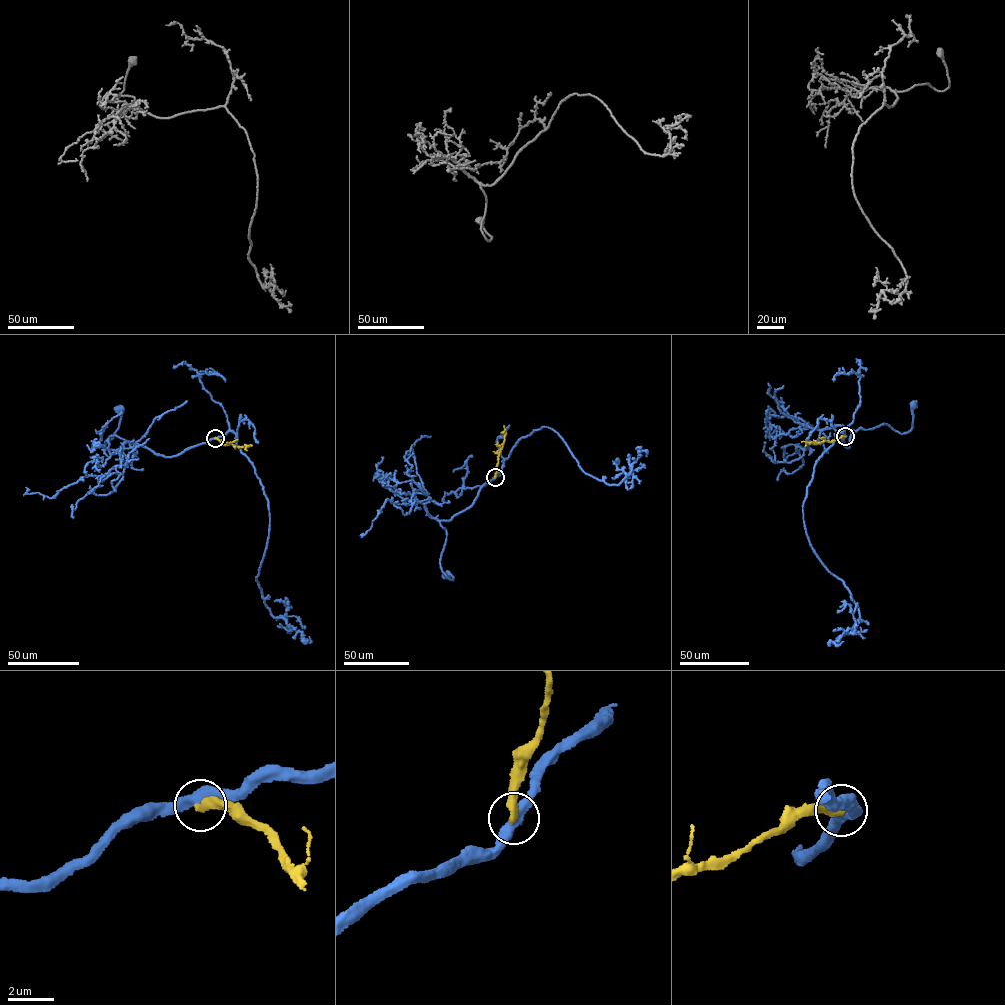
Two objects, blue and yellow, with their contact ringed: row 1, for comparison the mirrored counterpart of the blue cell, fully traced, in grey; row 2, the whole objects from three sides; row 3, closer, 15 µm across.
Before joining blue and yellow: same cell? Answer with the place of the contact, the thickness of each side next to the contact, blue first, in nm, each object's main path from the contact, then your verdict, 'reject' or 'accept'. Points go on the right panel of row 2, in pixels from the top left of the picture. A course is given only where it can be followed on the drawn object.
place (845, 436); calibres 480 and 400 nm; course blue (845, 436), (847, 447), (853, 433), (848, 428), (886, 424), (901, 433), (909, 431), (912, 404); course yellow (845, 436), (831, 442), (806, 442), (805, 446); reject

